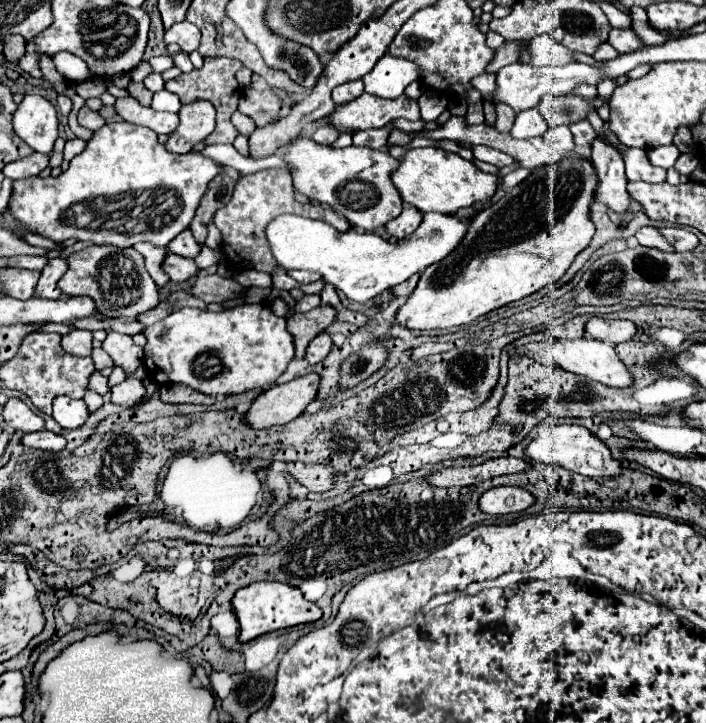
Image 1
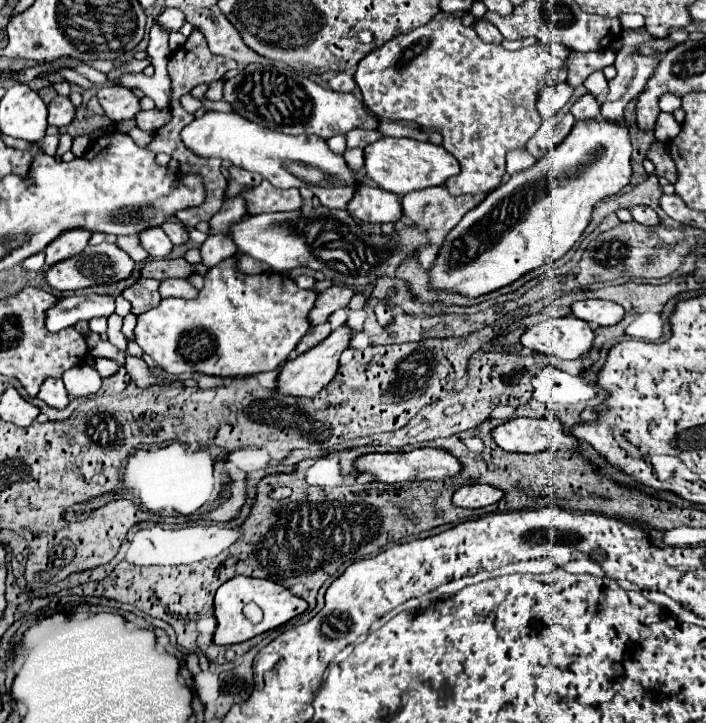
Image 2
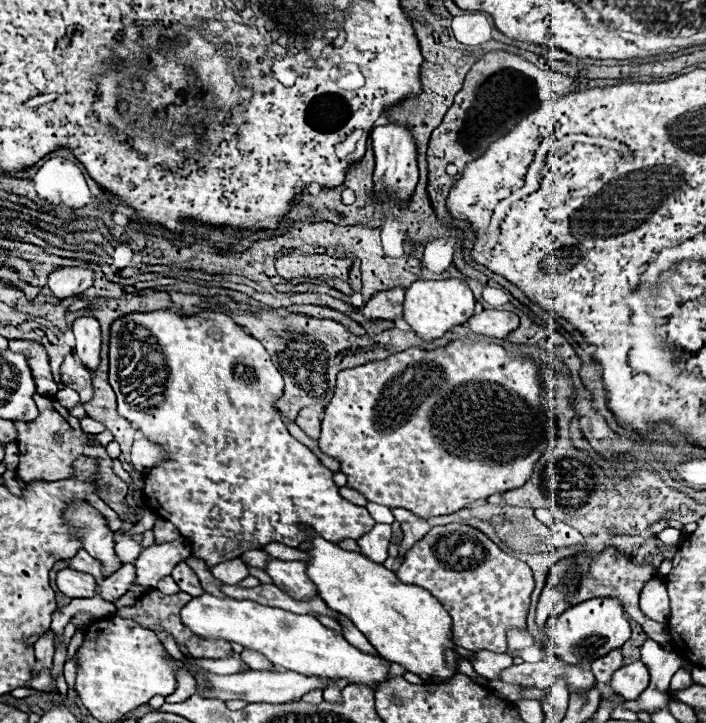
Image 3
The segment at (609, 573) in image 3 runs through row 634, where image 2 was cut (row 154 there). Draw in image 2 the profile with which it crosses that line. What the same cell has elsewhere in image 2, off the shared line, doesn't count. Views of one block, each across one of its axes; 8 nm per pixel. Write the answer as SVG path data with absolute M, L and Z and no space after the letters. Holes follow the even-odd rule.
M654 142L648 152L648 158L656 166L656 176L664 176L670 184L676 184L676 166L672 164L670 152L664 142Z

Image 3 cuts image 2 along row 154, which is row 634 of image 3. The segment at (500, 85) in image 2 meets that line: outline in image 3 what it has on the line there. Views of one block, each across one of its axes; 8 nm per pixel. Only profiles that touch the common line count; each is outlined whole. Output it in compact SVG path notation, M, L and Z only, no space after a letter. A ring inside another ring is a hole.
M448 524L432 528L420 542L416 542L404 556L396 576L404 584L414 584L428 590L452 616L452 640L456 646L462 646L472 652L488 650L496 654L504 654L506 632L510 628L524 628L526 614L530 606L530 594L534 590L534 578L528 564L518 558L502 552L490 538L482 532L464 526L464 524Z

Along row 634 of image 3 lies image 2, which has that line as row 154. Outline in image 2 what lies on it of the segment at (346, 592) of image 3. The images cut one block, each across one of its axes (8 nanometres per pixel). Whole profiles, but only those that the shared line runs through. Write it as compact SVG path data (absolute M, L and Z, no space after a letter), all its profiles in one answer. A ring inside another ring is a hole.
M382 138L364 148L364 172L380 188L404 196L412 190L442 186L450 176L460 174L460 166L452 154L432 142L412 138Z

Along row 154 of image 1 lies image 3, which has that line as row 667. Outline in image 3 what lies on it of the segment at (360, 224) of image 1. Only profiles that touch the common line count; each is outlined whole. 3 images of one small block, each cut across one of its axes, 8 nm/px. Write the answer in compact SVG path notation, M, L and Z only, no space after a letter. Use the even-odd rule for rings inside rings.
M202 594L198 598L192 598L184 606L180 616L184 626L188 626L198 636L238 642L244 648L262 652L272 664L282 666L290 672L320 676L326 680L348 680L348 684L364 684L370 688L390 680L390 662L358 650L342 634L332 632L308 614L292 614L250 600L238 602L234 598L216 598L212 594Z

